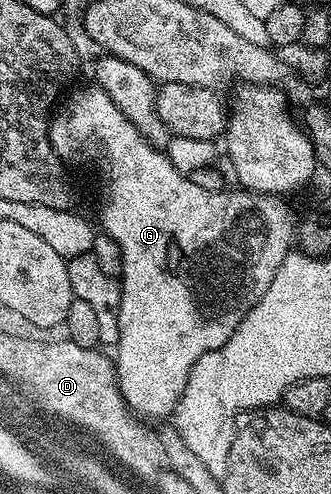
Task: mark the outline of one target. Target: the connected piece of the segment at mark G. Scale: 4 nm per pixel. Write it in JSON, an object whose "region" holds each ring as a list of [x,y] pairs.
{"region":[[[96,83],[88,84],[82,89],[75,90],[69,98],[66,96],[56,106],[55,112],[49,119],[49,142],[62,161],[66,163],[82,161],[83,164],[89,165],[94,161],[98,171],[101,172],[102,179],[105,180],[105,186],[101,189],[100,228],[108,237],[115,239],[115,243],[119,243],[123,255],[123,267],[119,278],[121,288],[121,304],[118,307],[119,339],[115,346],[117,381],[122,397],[138,418],[165,417],[168,413],[170,416],[176,410],[177,400],[183,395],[185,384],[191,375],[191,367],[195,367],[197,360],[207,351],[215,351],[223,347],[223,343],[231,339],[239,323],[249,314],[251,307],[255,307],[255,303],[263,299],[263,291],[271,287],[271,279],[275,279],[275,271],[279,271],[279,263],[283,263],[283,259],[294,248],[295,219],[293,221],[292,211],[281,202],[284,200],[272,193],[254,193],[251,189],[240,187],[205,190],[203,186],[197,186],[189,175],[181,173],[170,163],[168,156],[162,150],[153,149],[151,143],[147,143],[147,139],[143,139],[143,135],[135,131],[131,119],[127,119],[127,115],[119,111],[111,95],[107,95]]]}

